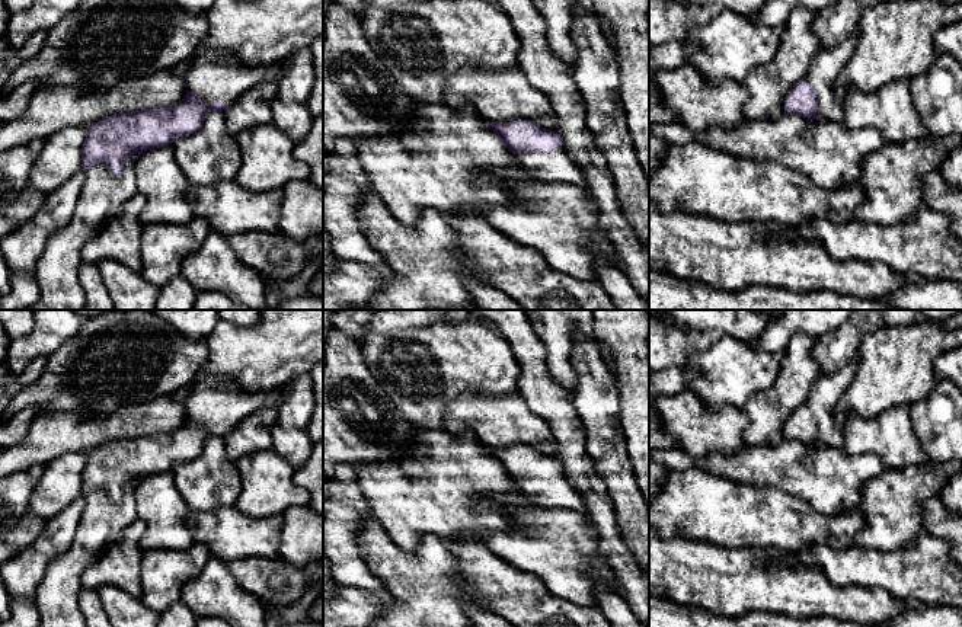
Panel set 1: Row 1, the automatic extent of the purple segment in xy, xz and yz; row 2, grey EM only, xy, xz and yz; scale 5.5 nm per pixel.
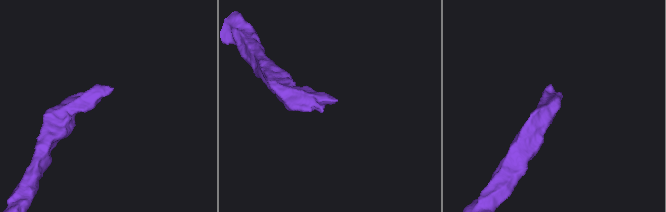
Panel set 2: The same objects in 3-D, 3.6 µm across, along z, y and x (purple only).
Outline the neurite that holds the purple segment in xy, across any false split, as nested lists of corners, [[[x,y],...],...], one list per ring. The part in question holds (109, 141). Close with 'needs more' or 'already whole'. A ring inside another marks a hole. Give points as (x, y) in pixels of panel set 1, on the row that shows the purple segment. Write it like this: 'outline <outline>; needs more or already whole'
outline [[[205,49],[183,76],[188,90],[182,100],[112,113],[89,125],[80,172],[103,164],[109,173],[119,176],[130,156],[194,134],[210,111],[226,111],[252,87],[277,81],[281,65],[282,61],[269,67],[246,67],[233,54]]]; needs more

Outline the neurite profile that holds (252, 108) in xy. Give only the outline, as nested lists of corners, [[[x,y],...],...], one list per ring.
[[[263,81],[243,93],[224,111],[227,132],[237,137],[243,129],[272,124],[271,105],[277,93],[277,81]]]

